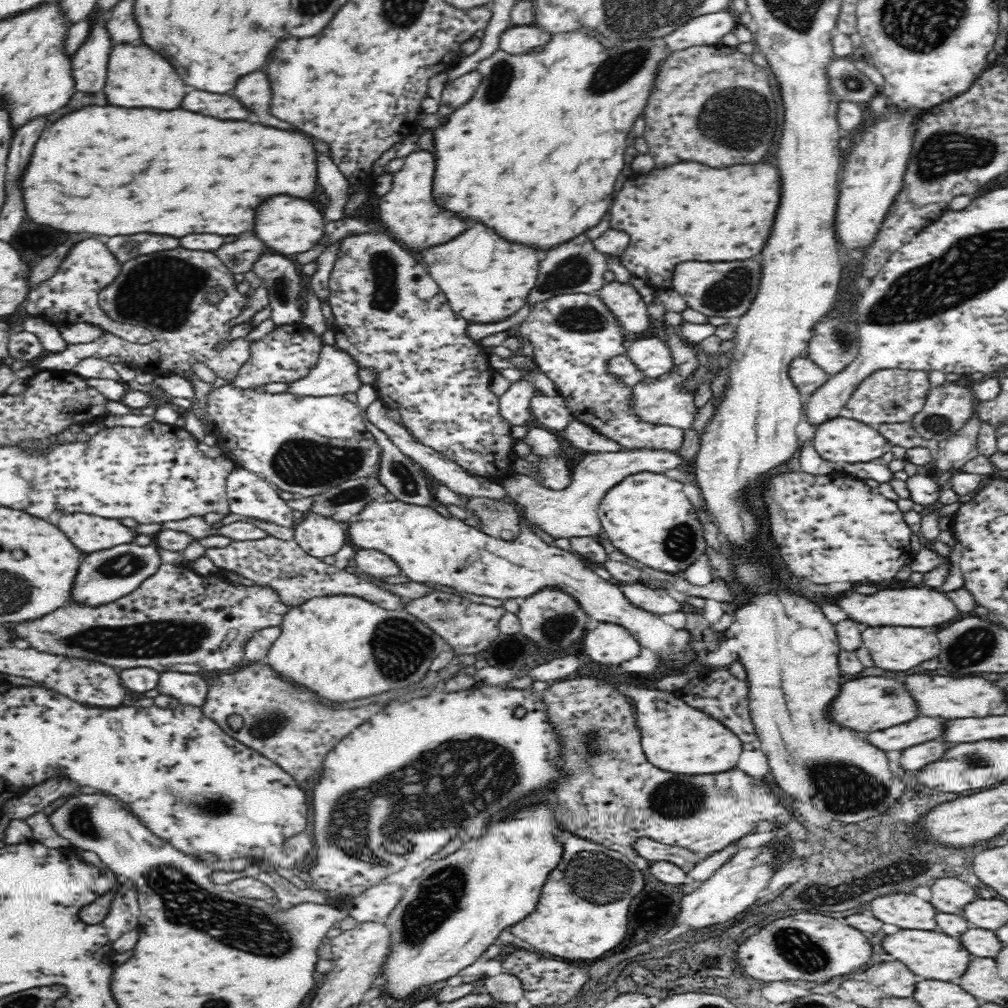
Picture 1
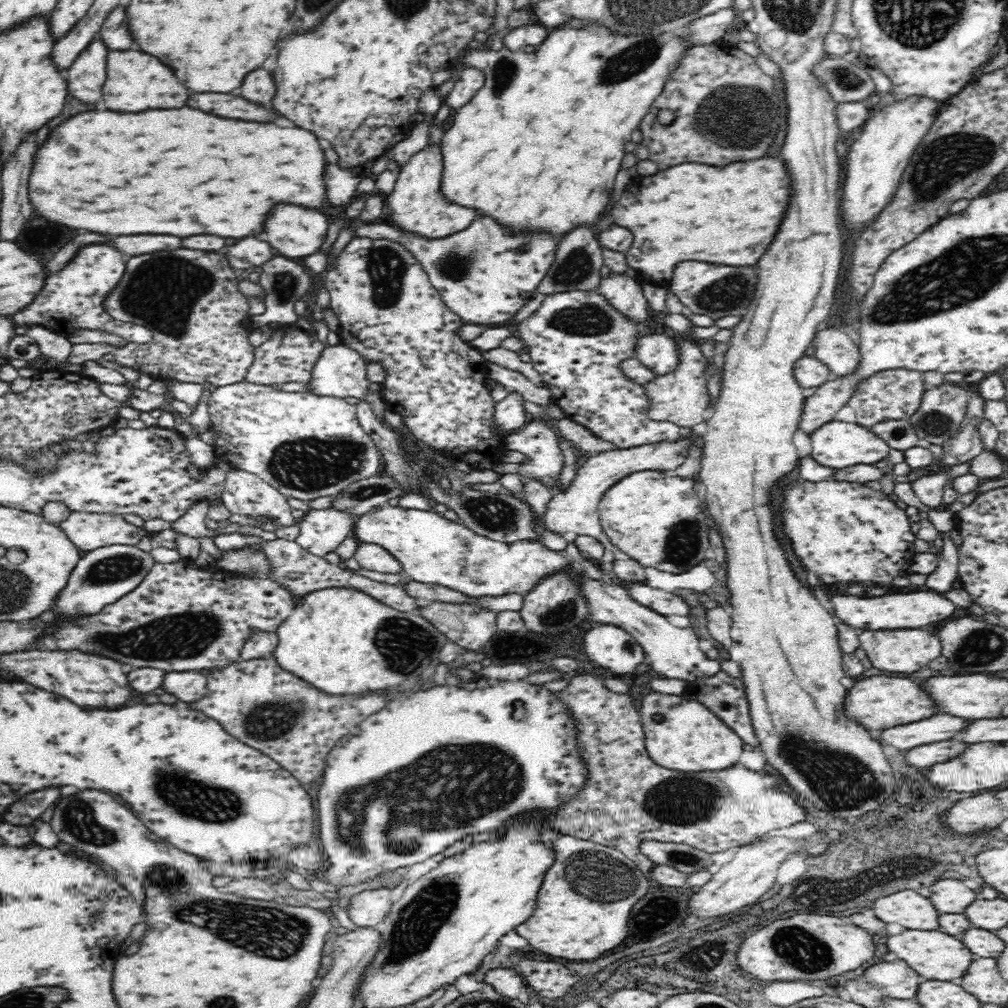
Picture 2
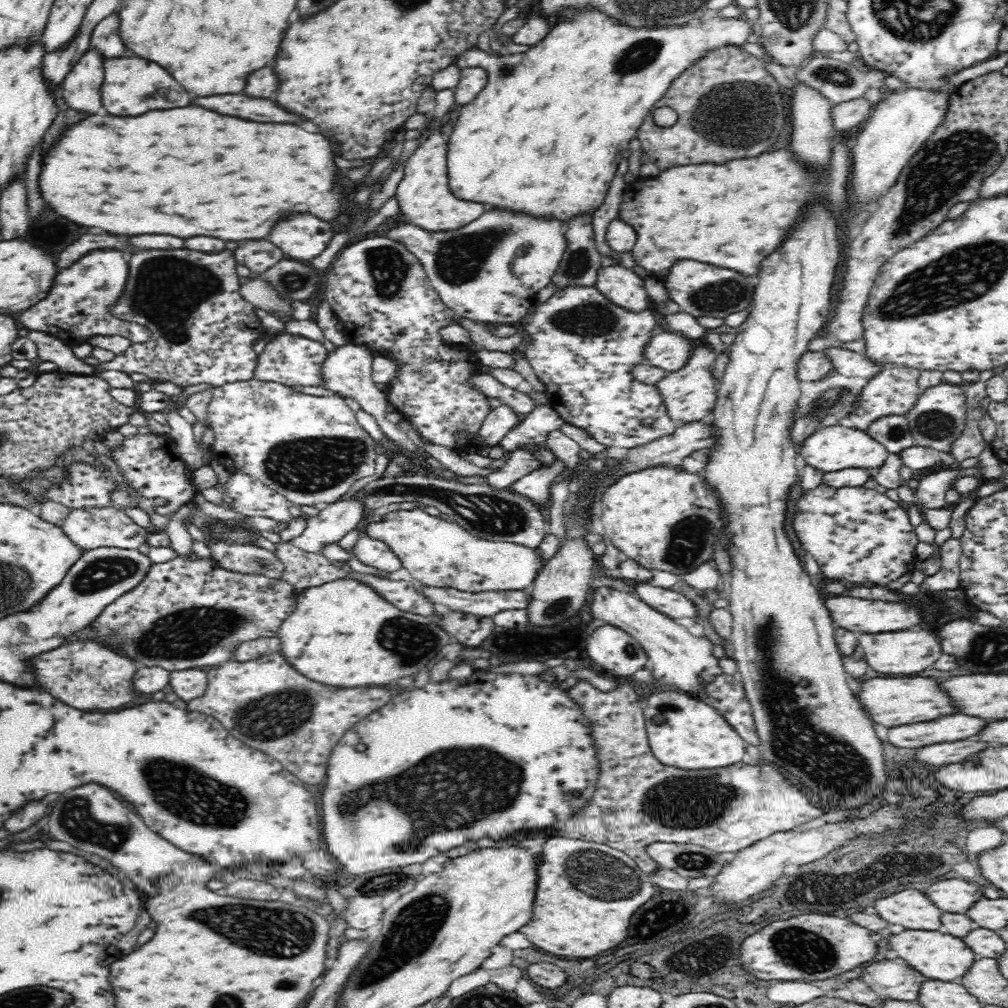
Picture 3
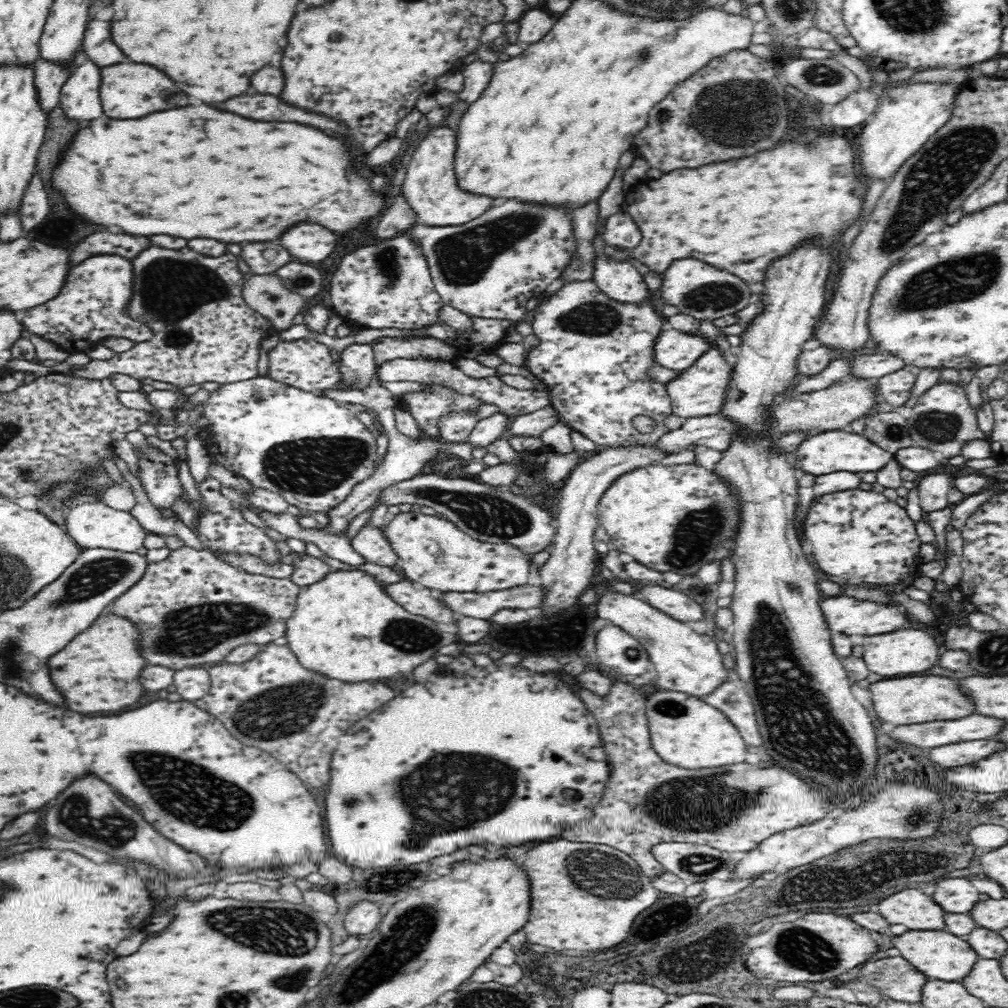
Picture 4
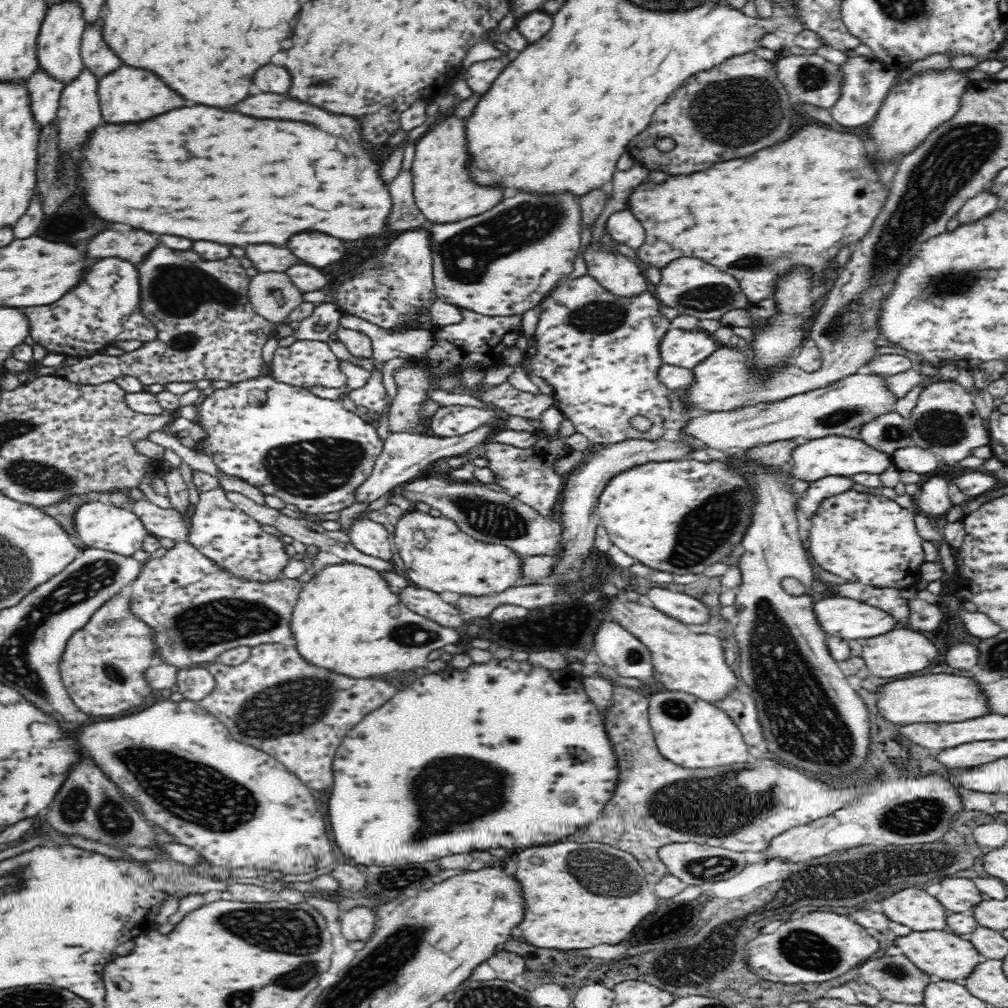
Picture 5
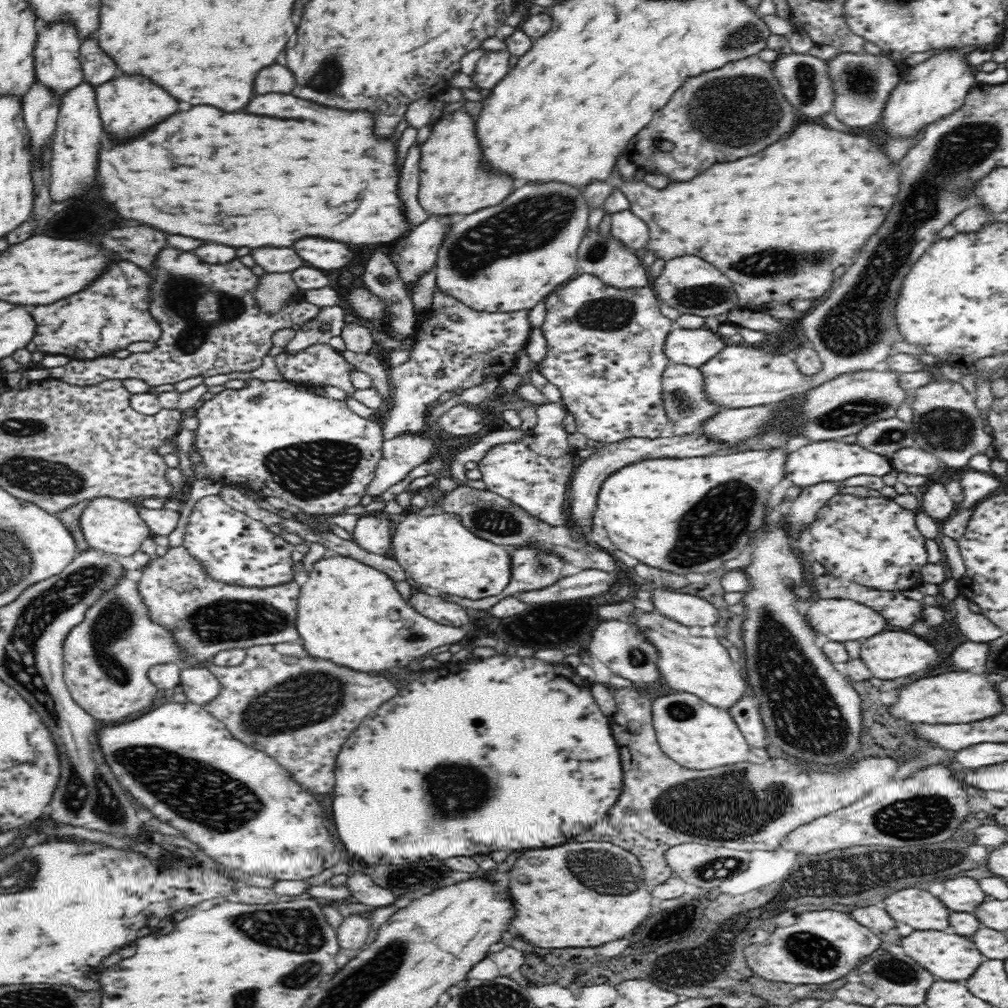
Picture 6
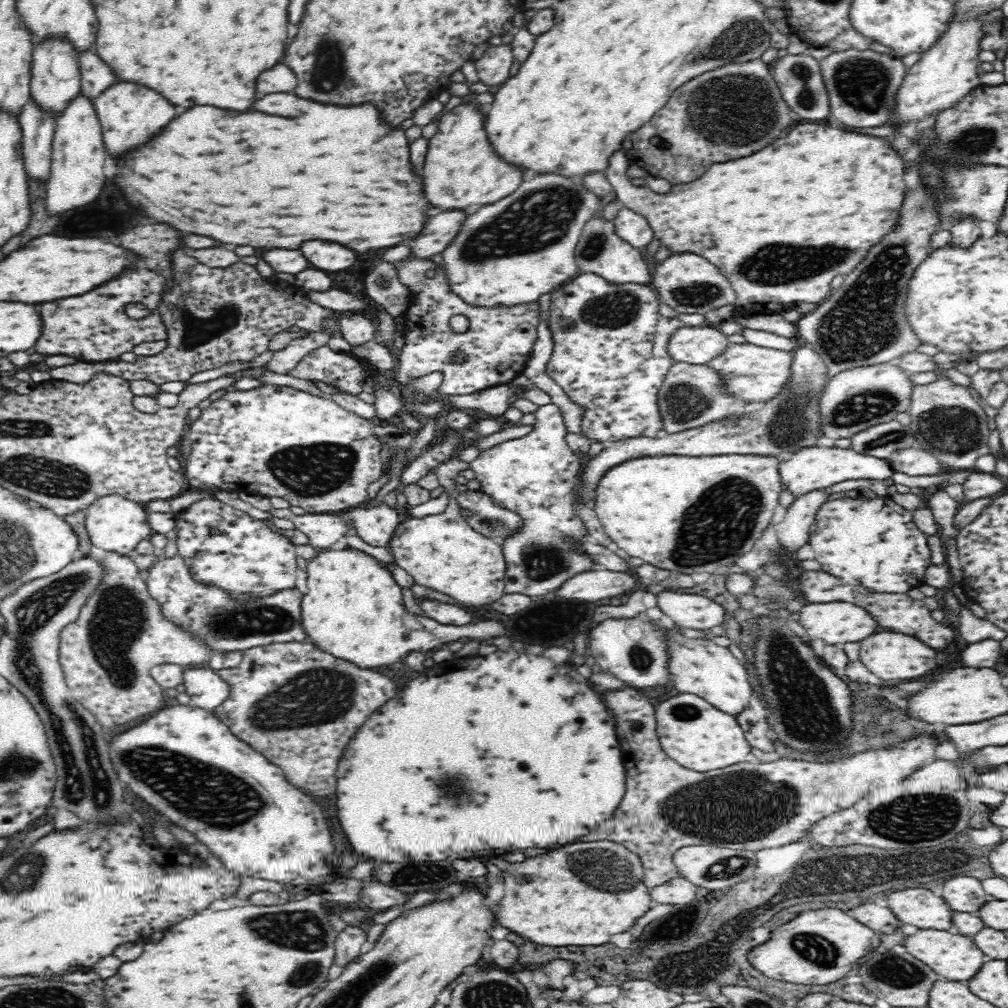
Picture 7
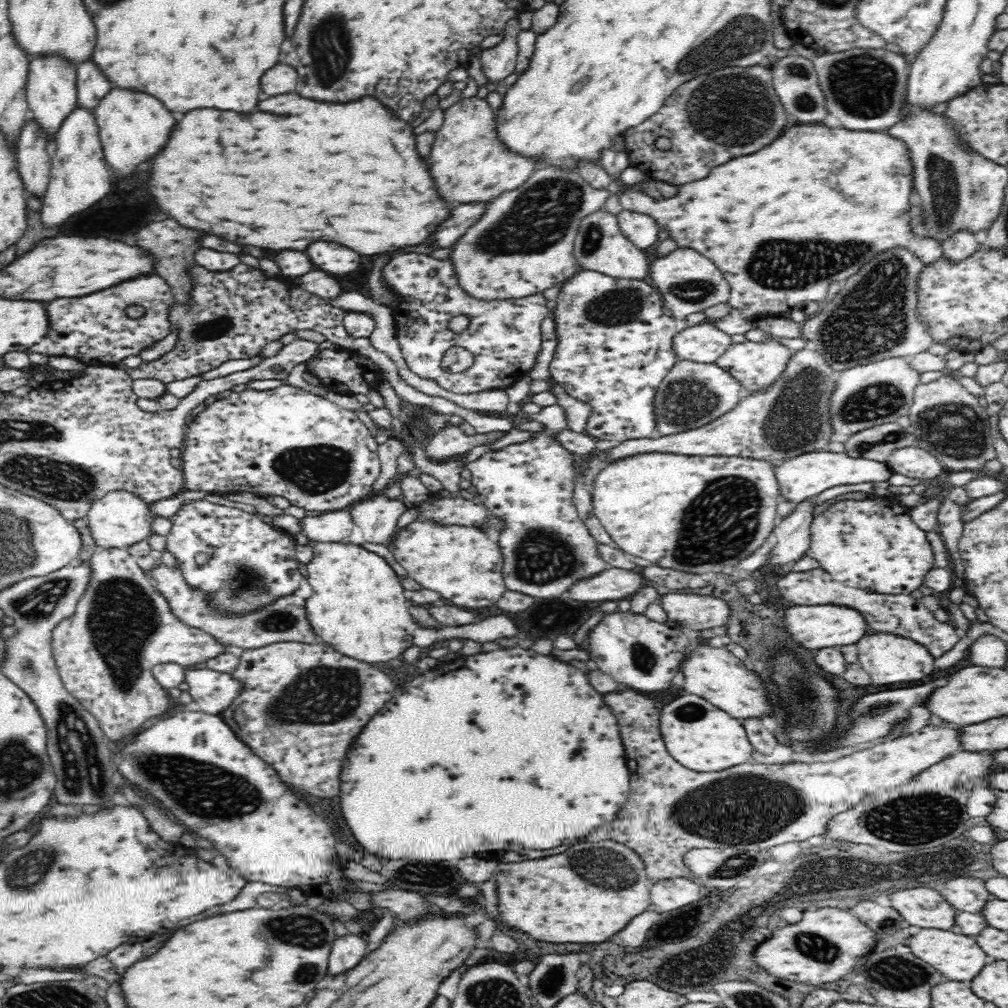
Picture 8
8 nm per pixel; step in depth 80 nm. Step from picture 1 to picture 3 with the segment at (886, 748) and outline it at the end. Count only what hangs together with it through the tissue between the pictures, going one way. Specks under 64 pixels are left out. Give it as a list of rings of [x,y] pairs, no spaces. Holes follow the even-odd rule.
[[[952,714],[932,722],[918,722],[918,724],[904,724],[904,726],[889,728],[888,740],[898,748],[918,749],[934,742],[952,742],[952,740],[974,736],[986,724],[988,722],[980,718]]]

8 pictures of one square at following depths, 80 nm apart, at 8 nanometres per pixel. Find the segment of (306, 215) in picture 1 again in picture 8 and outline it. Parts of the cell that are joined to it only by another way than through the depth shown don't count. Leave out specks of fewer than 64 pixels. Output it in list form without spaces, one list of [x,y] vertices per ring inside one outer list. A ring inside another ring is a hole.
[[[310,244],[310,248],[306,248],[306,254],[320,270],[330,275],[350,274],[360,266],[360,256],[354,250],[344,248],[340,244]]]

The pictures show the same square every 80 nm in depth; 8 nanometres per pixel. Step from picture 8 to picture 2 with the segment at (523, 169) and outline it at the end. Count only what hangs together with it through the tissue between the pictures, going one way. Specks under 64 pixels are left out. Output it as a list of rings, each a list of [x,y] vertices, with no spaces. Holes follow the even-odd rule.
[[[426,145],[408,159],[398,173],[394,191],[385,198],[386,212],[383,220],[390,219],[388,225],[396,225],[395,228],[403,232],[426,239],[441,239],[470,227],[476,219],[476,212],[449,204],[441,194],[442,164],[442,153],[438,145]]]

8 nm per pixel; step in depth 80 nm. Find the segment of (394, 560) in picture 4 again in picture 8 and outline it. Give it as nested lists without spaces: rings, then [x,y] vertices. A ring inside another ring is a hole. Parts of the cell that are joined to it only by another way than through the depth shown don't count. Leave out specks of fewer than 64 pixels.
[[[380,493],[362,500],[359,503],[354,503],[348,508],[348,511],[350,515],[352,515],[354,524],[357,524],[360,527],[366,542],[372,542],[372,544],[388,544],[396,532],[400,514],[406,509],[407,506],[403,502],[400,502],[397,499],[388,499],[384,493]]]

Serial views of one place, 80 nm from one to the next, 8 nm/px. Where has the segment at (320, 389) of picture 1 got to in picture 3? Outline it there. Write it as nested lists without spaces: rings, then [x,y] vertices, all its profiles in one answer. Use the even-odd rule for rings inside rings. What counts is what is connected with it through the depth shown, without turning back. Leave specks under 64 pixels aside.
[[[347,342],[344,346],[336,347],[329,354],[326,354],[326,358],[324,358],[324,362],[320,366],[320,377],[322,377],[322,384],[320,385],[336,396],[350,397],[356,400],[362,410],[374,416],[380,428],[391,440],[397,440],[399,434],[396,426],[386,419],[389,404],[386,391],[376,388],[376,383],[372,380],[372,360],[374,360],[374,357],[372,353],[354,345],[354,343]]]

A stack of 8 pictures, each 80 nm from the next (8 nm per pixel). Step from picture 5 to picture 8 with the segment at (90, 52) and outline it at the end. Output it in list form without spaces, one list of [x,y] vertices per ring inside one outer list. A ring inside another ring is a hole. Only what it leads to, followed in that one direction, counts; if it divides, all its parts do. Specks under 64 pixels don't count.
[[[92,58],[79,62],[76,67],[77,106],[92,111],[110,92],[112,84]]]

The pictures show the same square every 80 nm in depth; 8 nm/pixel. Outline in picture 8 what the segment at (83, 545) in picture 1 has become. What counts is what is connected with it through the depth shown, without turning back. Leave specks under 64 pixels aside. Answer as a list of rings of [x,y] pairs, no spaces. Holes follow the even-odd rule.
[[[123,489],[107,492],[102,498],[95,500],[87,512],[88,528],[94,543],[102,548],[126,549],[134,543],[146,541],[153,532],[151,529],[154,513],[151,504],[142,500],[137,493]]]

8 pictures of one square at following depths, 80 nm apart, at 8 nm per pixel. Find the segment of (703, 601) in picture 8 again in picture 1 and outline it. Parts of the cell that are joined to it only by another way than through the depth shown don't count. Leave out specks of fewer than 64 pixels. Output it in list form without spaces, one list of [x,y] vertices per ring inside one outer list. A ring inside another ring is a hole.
[[[643,581],[621,584],[620,589],[630,604],[654,615],[672,614],[682,610],[681,604],[668,592],[652,589]]]

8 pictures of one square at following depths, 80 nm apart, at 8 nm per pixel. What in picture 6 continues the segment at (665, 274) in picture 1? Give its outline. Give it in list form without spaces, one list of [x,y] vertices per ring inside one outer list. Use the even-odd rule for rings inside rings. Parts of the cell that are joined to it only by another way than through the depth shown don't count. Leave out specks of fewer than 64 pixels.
[[[802,124],[786,140],[780,140],[754,156],[746,156],[746,158],[734,160],[734,162],[714,164],[700,176],[696,176],[688,182],[670,182],[668,188],[662,188],[662,190],[650,187],[650,184],[644,180],[640,182],[624,181],[620,176],[621,174],[614,169],[610,177],[612,184],[626,194],[626,198],[630,202],[629,210],[638,216],[649,229],[648,240],[643,248],[644,253],[652,251],[657,260],[665,262],[672,258],[678,258],[678,256],[686,256],[686,254],[700,256],[702,260],[720,268],[730,278],[739,296],[739,306],[756,312],[762,312],[764,304],[768,304],[772,300],[789,302],[796,298],[802,298],[802,300],[820,298],[833,285],[834,268],[838,268],[840,264],[850,266],[852,264],[850,258],[856,256],[856,252],[864,246],[864,242],[878,230],[878,226],[886,218],[886,212],[890,210],[890,204],[894,204],[894,200],[896,200],[898,184],[900,184],[898,166],[890,166],[886,154],[878,146],[874,146],[868,138],[846,134],[846,132],[836,132],[830,128],[820,128],[818,124]]]

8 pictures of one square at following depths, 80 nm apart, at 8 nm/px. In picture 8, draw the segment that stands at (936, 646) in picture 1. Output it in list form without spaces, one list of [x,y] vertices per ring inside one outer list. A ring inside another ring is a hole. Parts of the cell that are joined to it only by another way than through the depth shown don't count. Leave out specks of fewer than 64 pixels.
[[[871,632],[857,642],[858,662],[870,674],[874,685],[891,685],[900,682],[922,680],[930,672],[934,672],[934,660],[930,651],[922,648],[922,644],[914,644],[914,640],[906,640],[902,636],[890,633]]]

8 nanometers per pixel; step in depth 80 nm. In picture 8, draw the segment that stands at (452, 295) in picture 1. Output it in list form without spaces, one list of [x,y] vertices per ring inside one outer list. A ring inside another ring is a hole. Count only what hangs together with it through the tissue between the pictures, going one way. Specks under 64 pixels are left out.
[[[542,168],[519,188],[487,204],[485,215],[460,236],[449,258],[460,285],[482,300],[521,299],[563,284],[578,272],[574,241],[586,216],[604,208],[607,190],[594,189],[576,170]]]

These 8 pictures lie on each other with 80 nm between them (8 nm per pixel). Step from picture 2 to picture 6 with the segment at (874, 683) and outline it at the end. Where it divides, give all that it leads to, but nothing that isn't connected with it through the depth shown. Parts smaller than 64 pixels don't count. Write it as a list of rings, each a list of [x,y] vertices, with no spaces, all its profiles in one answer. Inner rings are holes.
[[[948,672],[904,684],[906,686],[896,688],[899,690],[898,698],[894,704],[887,706],[887,711],[893,718],[906,720],[909,724],[962,724],[962,722],[984,720],[988,716],[1002,712],[1000,696],[982,674]]]

